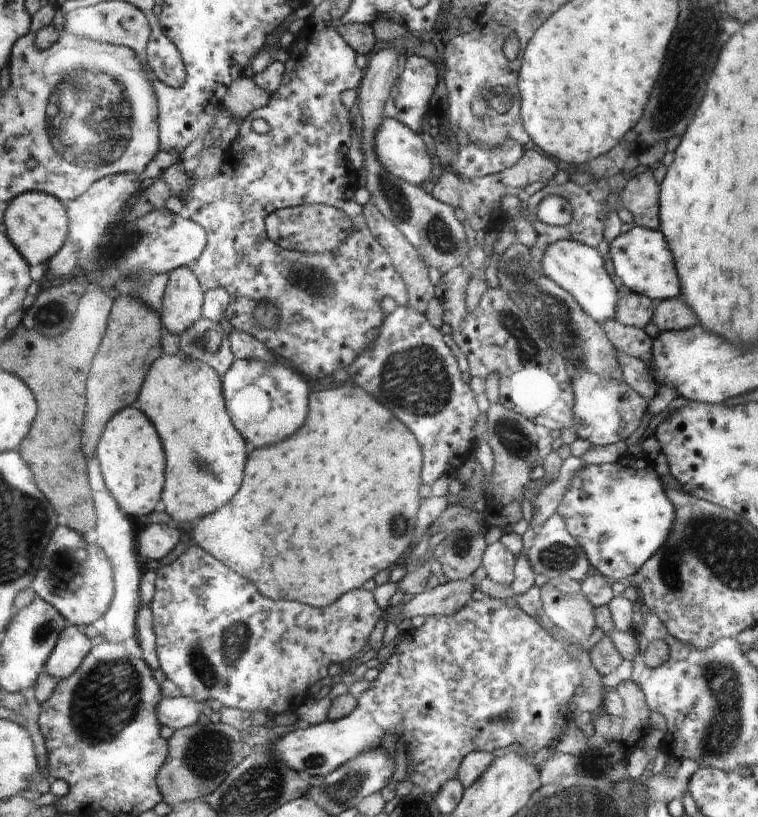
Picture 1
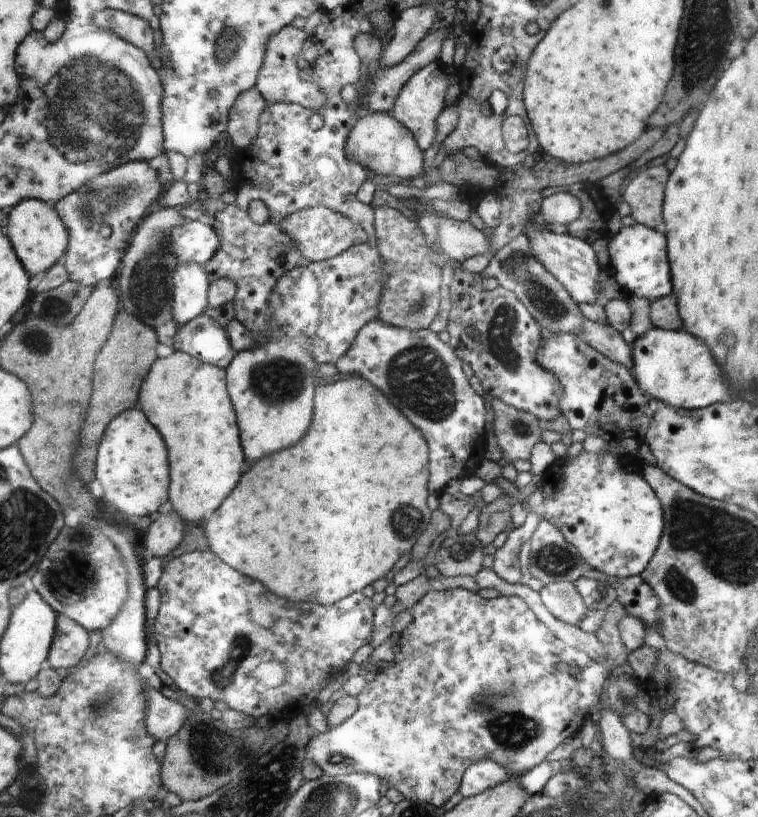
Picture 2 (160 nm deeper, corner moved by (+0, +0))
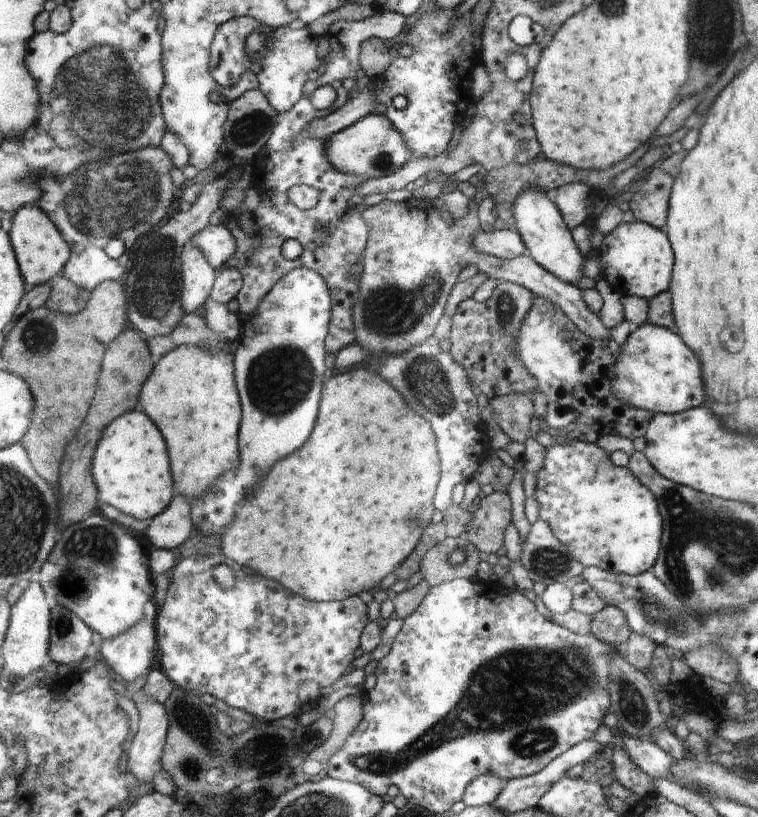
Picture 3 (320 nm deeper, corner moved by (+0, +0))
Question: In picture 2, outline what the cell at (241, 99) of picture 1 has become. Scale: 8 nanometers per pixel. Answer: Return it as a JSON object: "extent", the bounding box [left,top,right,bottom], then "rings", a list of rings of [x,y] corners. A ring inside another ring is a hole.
{"extent":[226,86,267,150],"rings":[[[256,86],[238,95],[230,108],[230,122],[226,132],[238,150],[244,150],[257,136],[259,116],[267,105]]]}

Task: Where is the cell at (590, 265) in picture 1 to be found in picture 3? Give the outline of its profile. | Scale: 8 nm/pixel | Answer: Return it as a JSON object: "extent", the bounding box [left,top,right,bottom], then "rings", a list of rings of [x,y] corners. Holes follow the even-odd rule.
{"extent":[514,188,584,284],"rings":[[[526,188],[526,192],[520,192],[514,202],[514,229],[519,233],[529,255],[538,266],[542,266],[546,272],[560,278],[562,282],[574,284],[582,274],[584,258],[578,252],[578,246],[570,236],[569,226],[565,224],[558,210],[552,202],[550,192],[544,192],[540,188]]]}

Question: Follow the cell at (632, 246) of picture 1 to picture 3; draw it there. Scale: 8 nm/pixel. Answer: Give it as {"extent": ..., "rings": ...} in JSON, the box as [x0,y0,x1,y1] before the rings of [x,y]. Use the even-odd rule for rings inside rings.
{"extent":[598,221,674,301],"rings":[[[641,221],[620,224],[608,235],[604,235],[604,241],[598,250],[600,262],[604,265],[602,277],[615,289],[620,282],[624,282],[630,295],[648,301],[655,299],[664,290],[668,290],[674,264],[672,248],[666,236],[668,234],[664,230]]]}

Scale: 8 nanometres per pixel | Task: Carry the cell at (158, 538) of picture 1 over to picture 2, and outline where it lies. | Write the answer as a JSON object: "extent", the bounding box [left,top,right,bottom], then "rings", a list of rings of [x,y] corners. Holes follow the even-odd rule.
{"extent":[139,351,244,559],"rings":[[[175,351],[165,358],[158,357],[158,364],[154,364],[154,372],[150,372],[150,380],[142,384],[142,404],[139,404],[139,408],[147,417],[150,416],[151,422],[154,420],[152,423],[158,428],[158,432],[166,436],[166,444],[170,444],[170,468],[174,468],[174,484],[170,484],[170,502],[173,510],[158,513],[143,534],[148,555],[166,559],[166,554],[171,554],[184,536],[182,517],[187,522],[202,520],[206,512],[212,512],[222,504],[222,500],[240,480],[244,454],[240,446],[240,432],[236,424],[234,406],[230,402],[226,384],[226,372],[222,368],[206,364],[182,351]]]}

